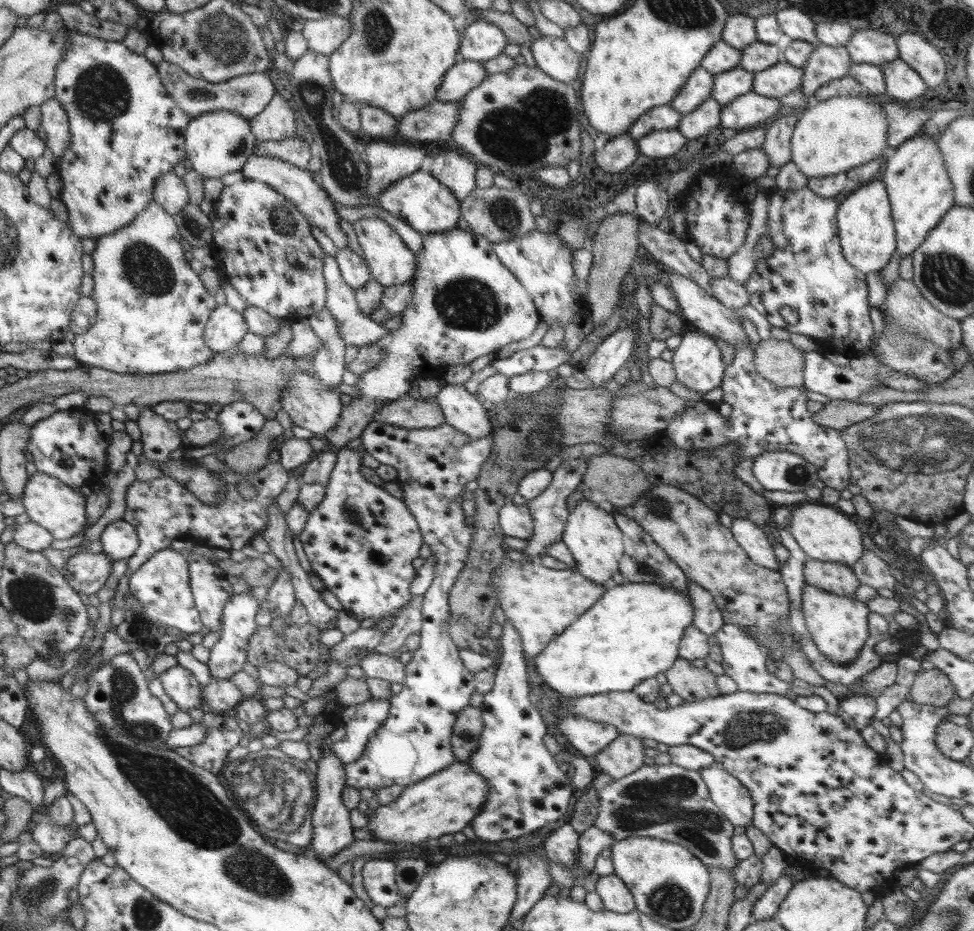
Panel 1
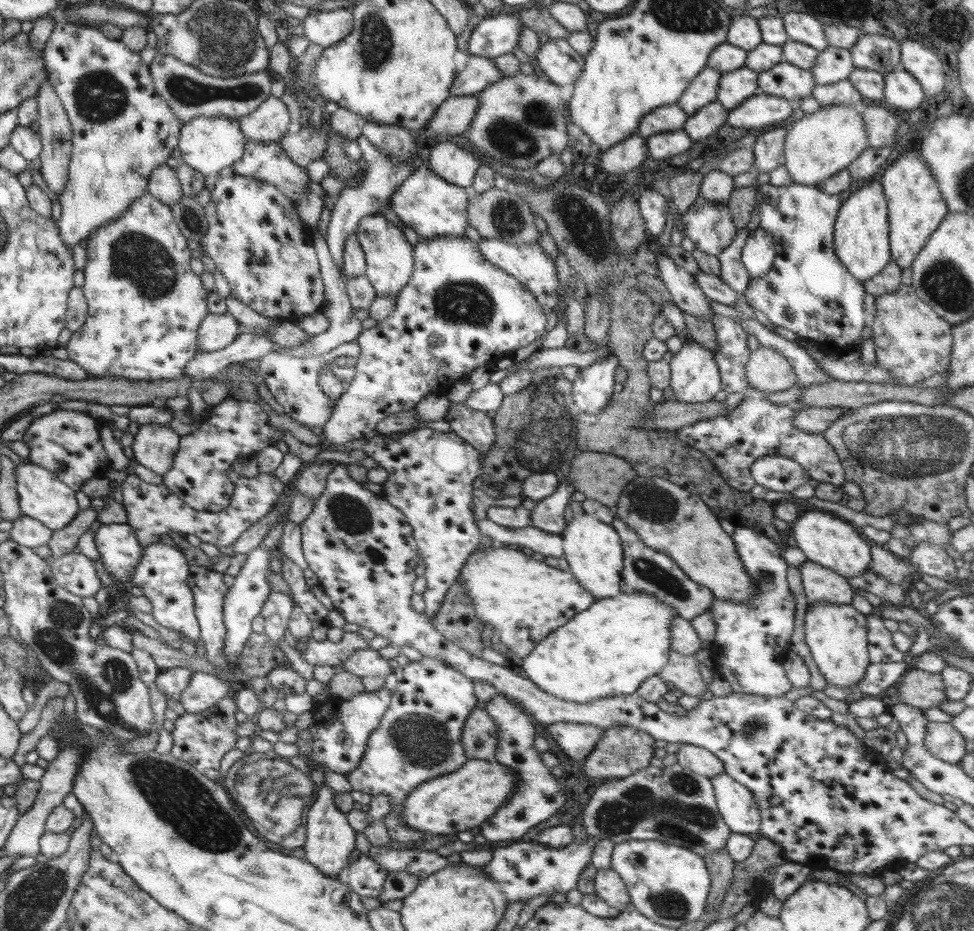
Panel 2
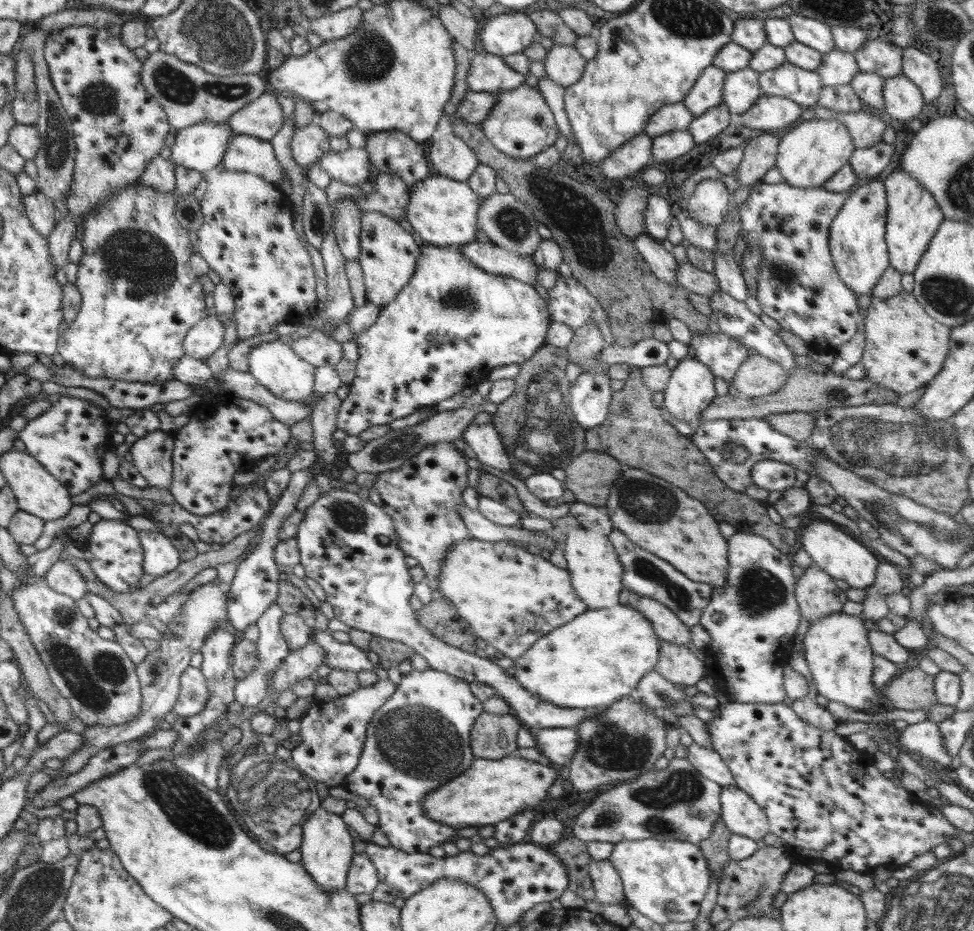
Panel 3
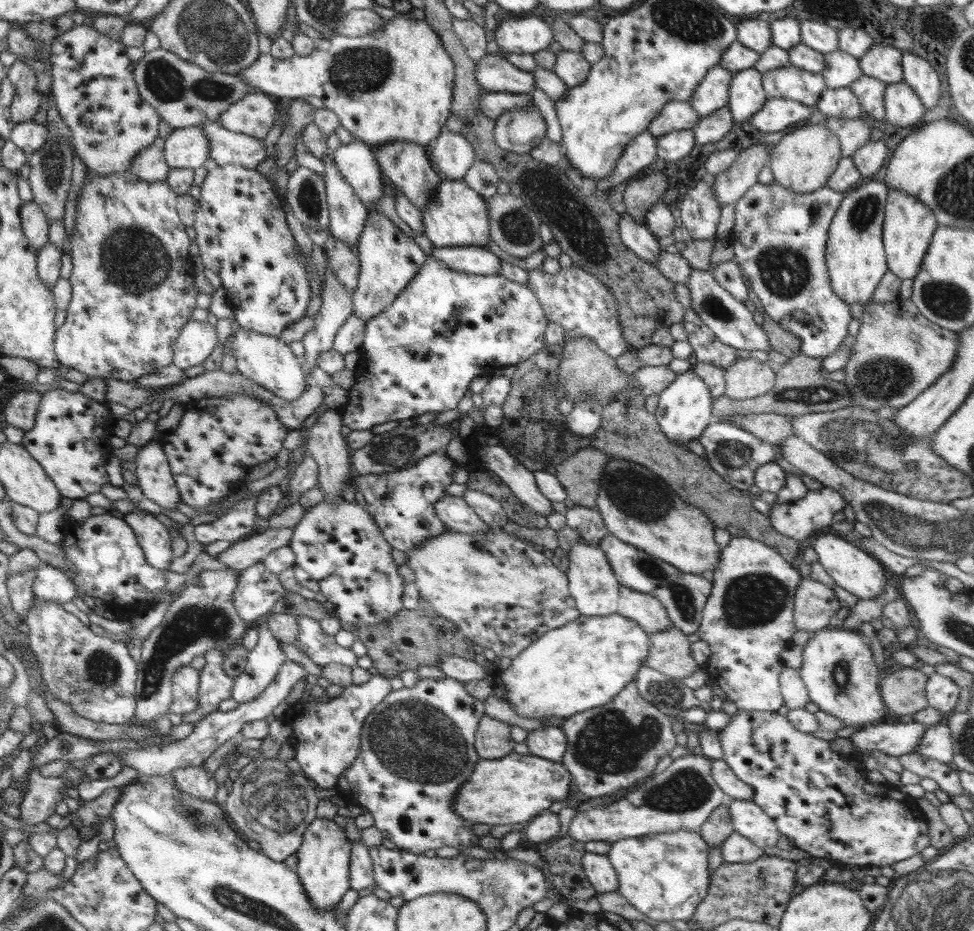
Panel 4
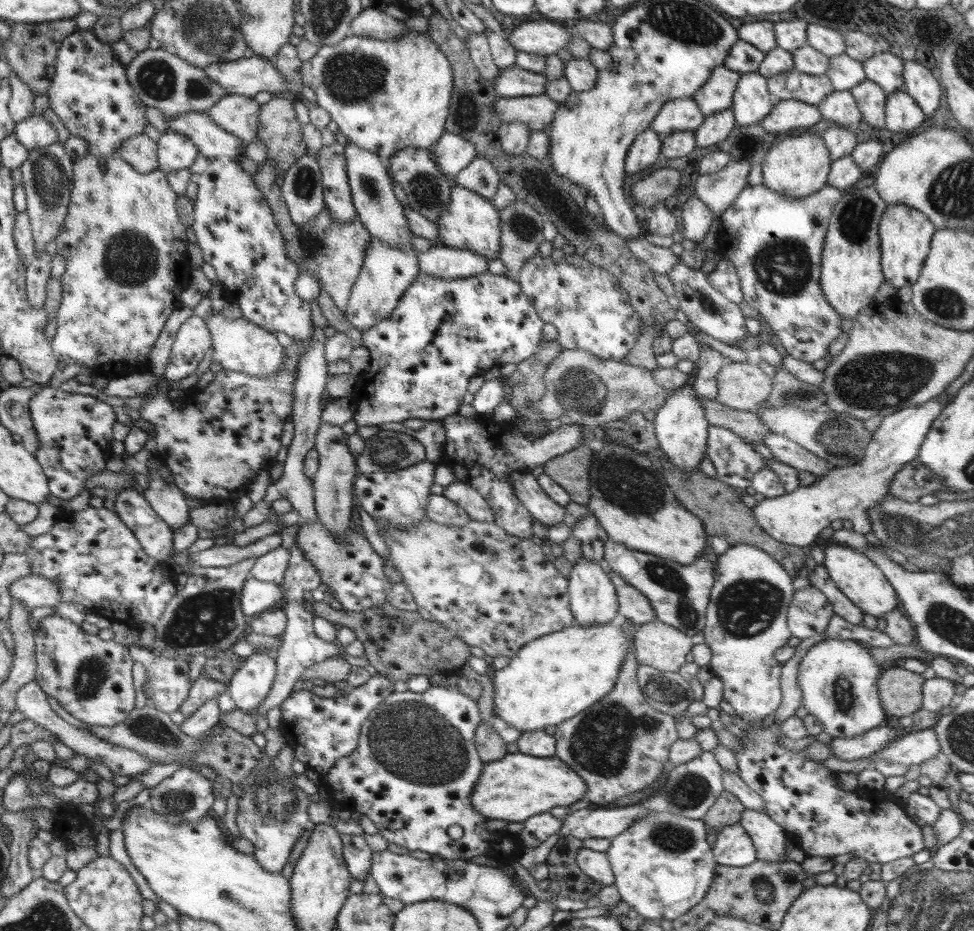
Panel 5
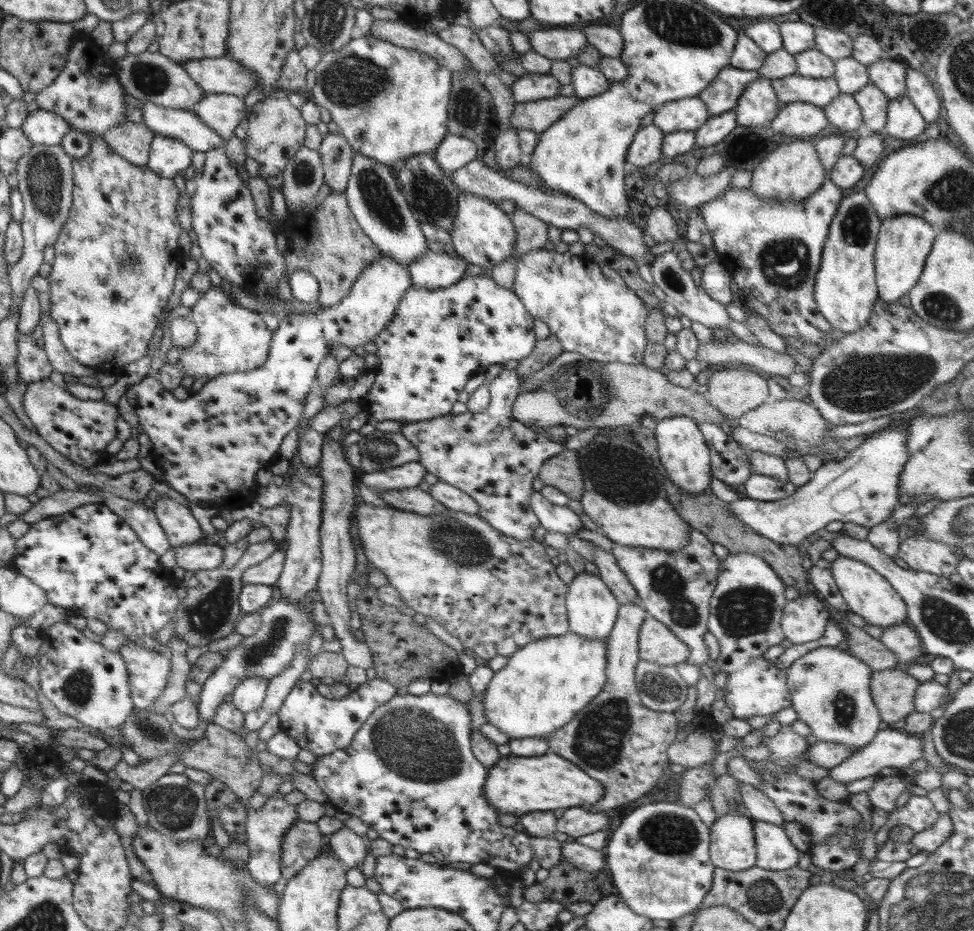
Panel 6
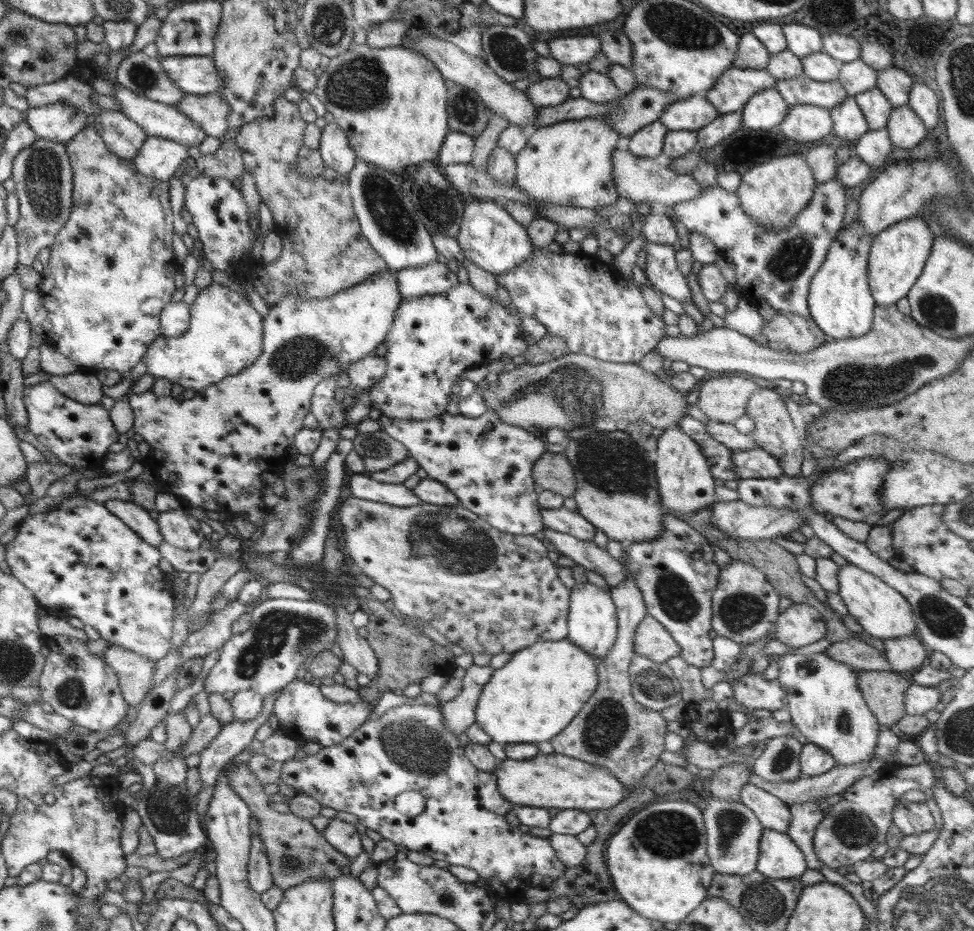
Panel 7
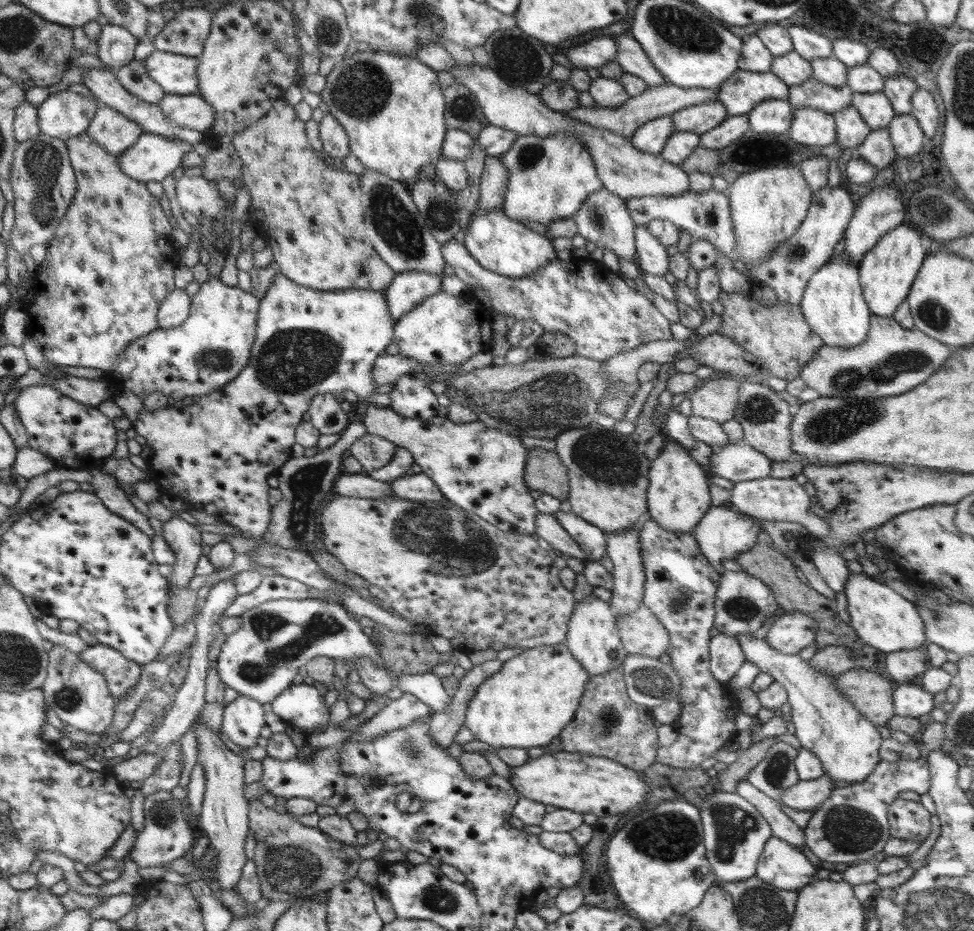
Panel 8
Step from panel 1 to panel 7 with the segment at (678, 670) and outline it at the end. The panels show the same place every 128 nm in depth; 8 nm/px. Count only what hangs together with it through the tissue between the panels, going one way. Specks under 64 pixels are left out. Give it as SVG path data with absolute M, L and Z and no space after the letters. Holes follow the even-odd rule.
M646 615L634 633L634 653L656 663L666 663L680 655L672 635L653 616Z

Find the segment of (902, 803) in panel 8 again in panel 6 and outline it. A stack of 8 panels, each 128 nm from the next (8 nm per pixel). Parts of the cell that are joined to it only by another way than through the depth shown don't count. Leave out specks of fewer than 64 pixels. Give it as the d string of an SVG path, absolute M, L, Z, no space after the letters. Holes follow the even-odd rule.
M915 795L904 806L896 807L890 814L890 820L892 822L896 820L894 824L904 824L904 826L912 828L915 833L931 827L938 817L939 812L927 796Z

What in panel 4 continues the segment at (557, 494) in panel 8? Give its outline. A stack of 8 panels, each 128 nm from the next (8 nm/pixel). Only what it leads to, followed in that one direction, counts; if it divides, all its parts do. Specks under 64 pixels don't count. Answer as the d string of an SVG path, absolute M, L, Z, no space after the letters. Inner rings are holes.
M581 448L556 466L556 476L575 505L596 509L601 478L609 457L596 448Z

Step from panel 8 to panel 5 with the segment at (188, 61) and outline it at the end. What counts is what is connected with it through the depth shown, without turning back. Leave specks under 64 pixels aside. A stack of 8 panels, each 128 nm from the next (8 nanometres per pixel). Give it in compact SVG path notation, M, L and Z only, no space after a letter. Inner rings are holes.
M247 56L233 62L212 64L204 67L204 74L226 89L226 94L238 94L246 98L259 92L284 94L286 84L278 68L258 56Z

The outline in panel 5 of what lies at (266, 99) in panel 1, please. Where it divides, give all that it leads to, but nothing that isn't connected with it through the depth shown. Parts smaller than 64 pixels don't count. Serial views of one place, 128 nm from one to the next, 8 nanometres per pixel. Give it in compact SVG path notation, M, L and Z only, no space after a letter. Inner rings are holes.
M147 49L138 53L126 66L126 80L140 101L161 111L164 119L172 119L190 112L206 113L220 99L226 97L226 89L212 82L204 74L204 70L162 49Z

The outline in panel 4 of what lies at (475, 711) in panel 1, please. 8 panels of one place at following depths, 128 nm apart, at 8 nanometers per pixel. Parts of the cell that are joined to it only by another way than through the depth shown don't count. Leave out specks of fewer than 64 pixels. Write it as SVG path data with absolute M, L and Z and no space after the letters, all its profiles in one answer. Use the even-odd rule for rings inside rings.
M484 715L479 720L475 751L485 759L501 759L514 751L515 741L510 737L511 724Z

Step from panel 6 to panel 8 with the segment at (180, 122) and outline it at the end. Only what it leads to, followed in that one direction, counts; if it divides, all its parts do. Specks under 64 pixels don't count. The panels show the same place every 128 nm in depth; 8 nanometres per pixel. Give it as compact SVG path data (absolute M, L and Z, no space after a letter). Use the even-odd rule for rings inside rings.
M90 69L87 73L83 74L82 80L83 85L90 90L101 106L116 110L116 112L122 114L126 119L135 122L144 133L162 136L166 139L179 138L179 140L183 140L183 142L188 142L188 144L192 145L197 142L203 142L203 133L197 130L182 128L181 126L175 125L168 118L164 118L158 103L150 104L144 102L144 100L138 100L132 94L126 92L126 89L122 88L114 73L100 69Z

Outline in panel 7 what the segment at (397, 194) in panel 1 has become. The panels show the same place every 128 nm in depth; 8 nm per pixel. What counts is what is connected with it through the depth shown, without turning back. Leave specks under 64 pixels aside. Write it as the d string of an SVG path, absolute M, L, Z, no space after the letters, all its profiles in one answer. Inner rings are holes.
M474 199L464 202L462 220L456 240L459 242L466 259L474 261L494 275L502 274L521 265L537 247L530 242L525 226L518 223L512 216L495 201Z

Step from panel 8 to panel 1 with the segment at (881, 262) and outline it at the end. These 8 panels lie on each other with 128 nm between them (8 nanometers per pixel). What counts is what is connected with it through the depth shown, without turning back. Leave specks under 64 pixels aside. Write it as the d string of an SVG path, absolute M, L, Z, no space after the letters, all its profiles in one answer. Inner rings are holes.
M919 133L900 146L886 147L886 170L882 183L891 202L897 250L901 256L910 256L924 242L942 217L955 205L952 182L946 174L942 153L936 140Z

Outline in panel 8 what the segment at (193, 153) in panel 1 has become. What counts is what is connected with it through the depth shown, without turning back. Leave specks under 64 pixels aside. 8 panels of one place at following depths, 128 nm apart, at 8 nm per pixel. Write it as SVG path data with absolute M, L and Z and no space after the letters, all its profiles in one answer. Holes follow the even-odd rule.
M142 133L135 143L118 156L120 170L137 182L160 182L180 167L188 144L162 136Z

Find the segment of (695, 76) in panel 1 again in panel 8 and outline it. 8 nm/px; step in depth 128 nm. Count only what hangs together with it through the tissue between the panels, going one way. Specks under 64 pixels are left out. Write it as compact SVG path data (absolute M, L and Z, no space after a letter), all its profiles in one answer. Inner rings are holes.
M736 70L717 90L720 102L728 115L748 115L758 102L766 100L786 100L790 102L789 86L770 72Z

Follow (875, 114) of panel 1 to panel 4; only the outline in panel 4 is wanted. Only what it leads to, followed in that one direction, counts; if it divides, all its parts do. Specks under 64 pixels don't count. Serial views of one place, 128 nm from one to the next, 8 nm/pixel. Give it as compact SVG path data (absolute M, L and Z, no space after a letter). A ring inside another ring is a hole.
M824 123L805 124L794 128L794 132L790 130L787 135L774 138L770 145L768 165L778 186L792 193L804 194L825 188L842 157L839 138L832 130Z

